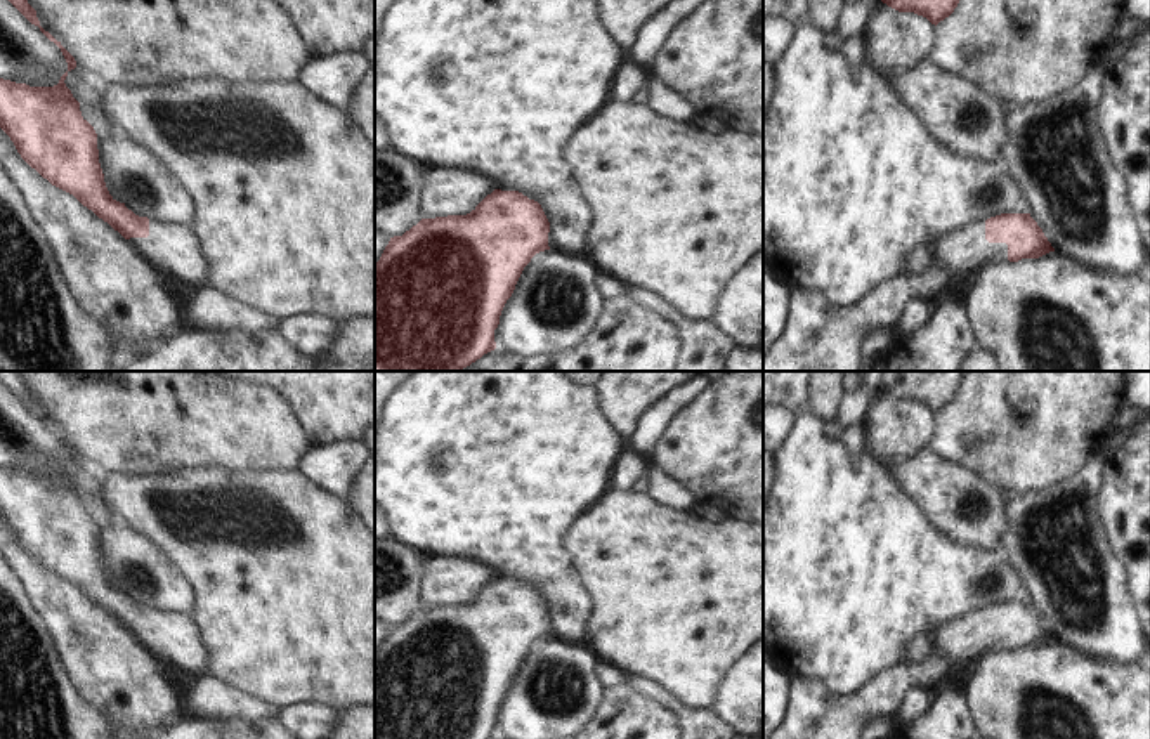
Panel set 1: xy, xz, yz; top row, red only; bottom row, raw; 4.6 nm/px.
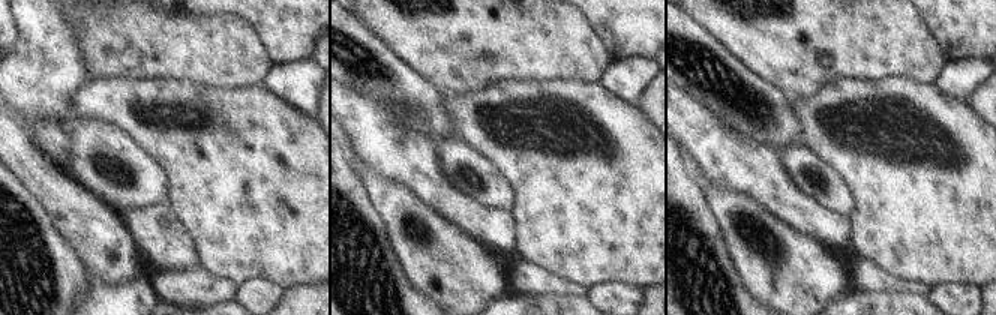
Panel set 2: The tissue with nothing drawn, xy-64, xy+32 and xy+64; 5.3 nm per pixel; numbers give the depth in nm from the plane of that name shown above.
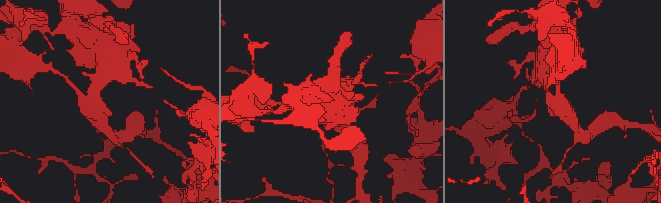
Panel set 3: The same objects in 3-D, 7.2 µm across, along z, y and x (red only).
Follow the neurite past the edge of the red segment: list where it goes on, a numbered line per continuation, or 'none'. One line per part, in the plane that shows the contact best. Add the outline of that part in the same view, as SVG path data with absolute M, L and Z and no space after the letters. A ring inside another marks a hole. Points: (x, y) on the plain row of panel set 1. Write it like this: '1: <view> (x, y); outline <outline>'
1: yz (814, 712); outline M985 609L971 611L938 626L931 637L933 649L926 661L911 663L904 659L848 696L831 692L815 678L789 677L787 711L770 739L864 739L866 730L876 722L897 723L898 708L912 689L919 687L933 694L952 682L968 663L975 663L989 651L1008 649L1006 631L989 631L985 628Z

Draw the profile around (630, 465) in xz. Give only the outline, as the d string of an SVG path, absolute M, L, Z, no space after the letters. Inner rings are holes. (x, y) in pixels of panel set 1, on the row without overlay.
M624 449L612 467L607 489L630 493L635 482L644 477L645 465L645 455Z

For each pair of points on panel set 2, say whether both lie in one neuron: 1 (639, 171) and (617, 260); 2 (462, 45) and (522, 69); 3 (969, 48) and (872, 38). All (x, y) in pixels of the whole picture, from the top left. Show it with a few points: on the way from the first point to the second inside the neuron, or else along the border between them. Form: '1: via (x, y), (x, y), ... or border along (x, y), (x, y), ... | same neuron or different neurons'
1: via (617, 194), (617, 237) | same neuron
2: via (477, 45), (498, 45), (507, 54) | same neuron
3: border along (918, 15), (947, 60) | different neurons

